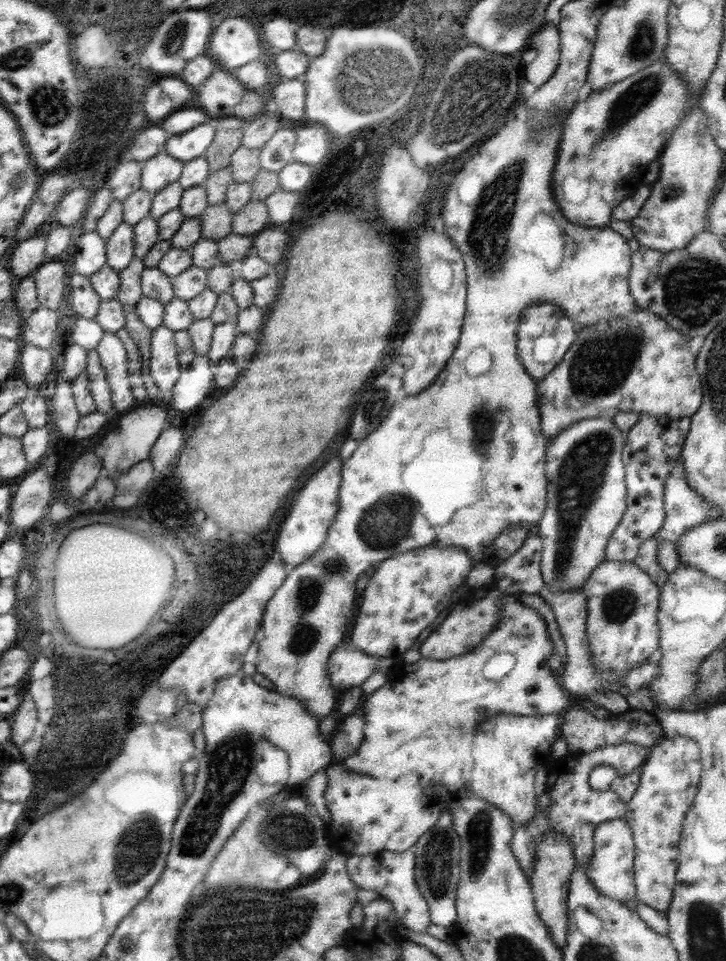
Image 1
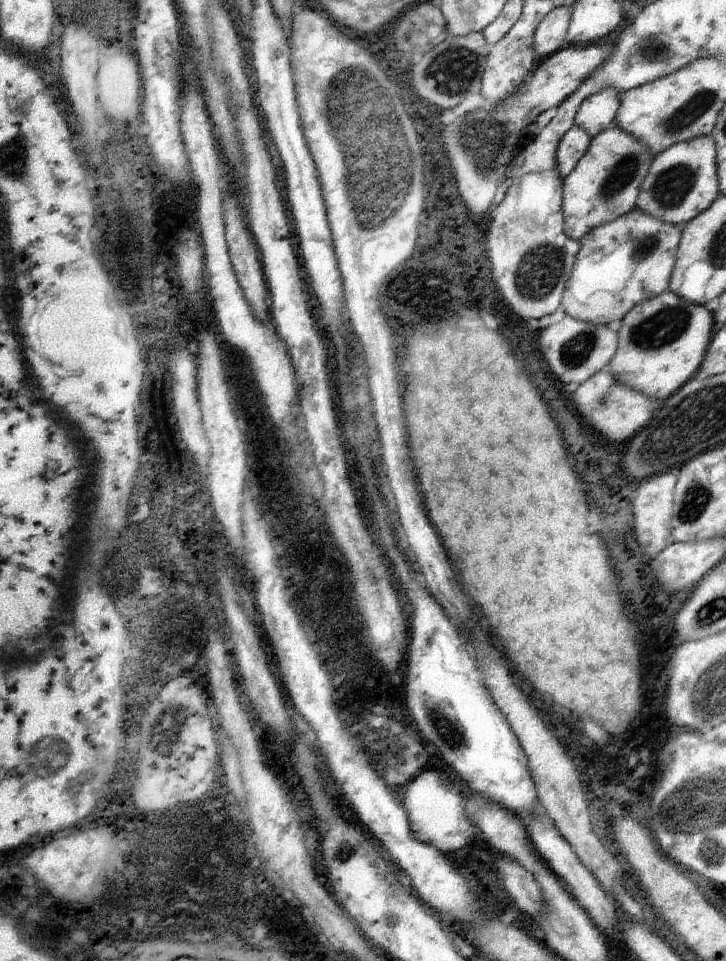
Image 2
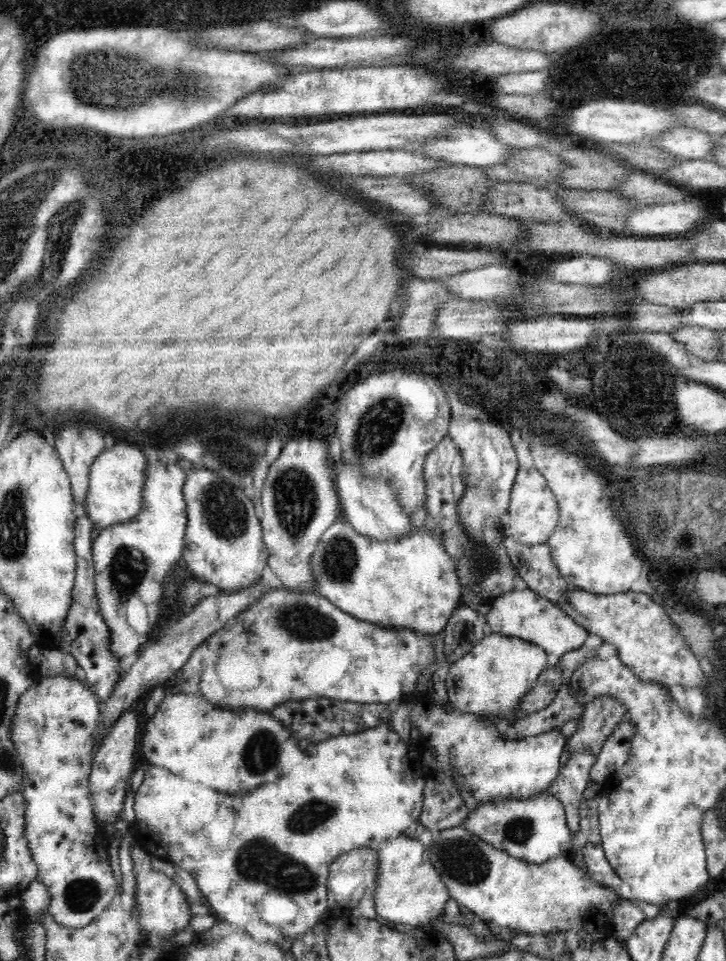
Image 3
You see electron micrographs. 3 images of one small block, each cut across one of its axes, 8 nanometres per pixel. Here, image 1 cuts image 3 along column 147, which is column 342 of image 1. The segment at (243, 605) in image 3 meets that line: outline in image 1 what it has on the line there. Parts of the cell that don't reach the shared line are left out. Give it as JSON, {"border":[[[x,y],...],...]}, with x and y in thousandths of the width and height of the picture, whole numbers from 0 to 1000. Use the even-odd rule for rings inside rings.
{"border":[[[475,669],[457,676],[452,685],[452,703],[457,714],[468,722],[485,714],[496,715],[507,703],[521,697],[537,699],[543,689],[545,684],[517,685]]]}

